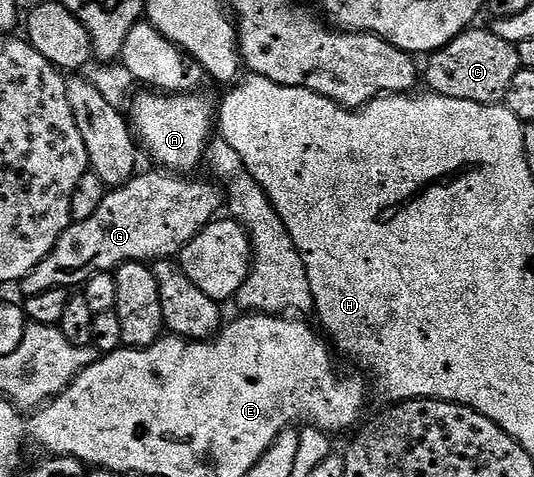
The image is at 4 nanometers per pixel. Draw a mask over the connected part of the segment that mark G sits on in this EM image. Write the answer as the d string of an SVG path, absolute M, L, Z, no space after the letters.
M140 172L129 183L112 188L101 207L97 207L97 215L72 223L61 239L57 239L53 251L23 278L22 296L29 298L41 295L41 291L82 286L94 273L110 273L126 261L154 263L174 258L205 226L216 220L215 212L224 208L225 194L218 184L198 181L195 175L155 172L159 173Z

